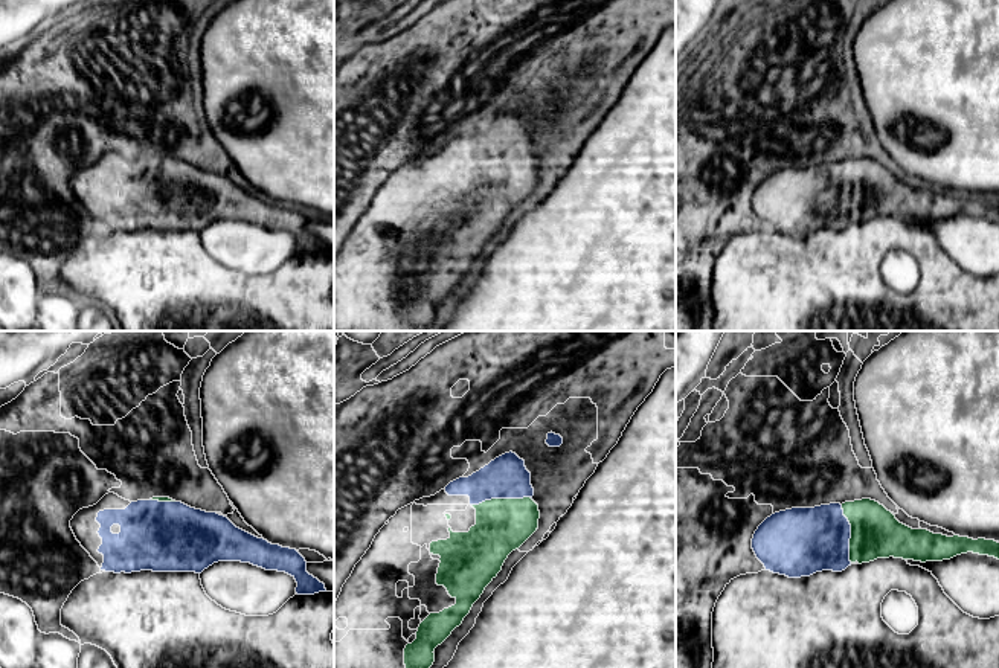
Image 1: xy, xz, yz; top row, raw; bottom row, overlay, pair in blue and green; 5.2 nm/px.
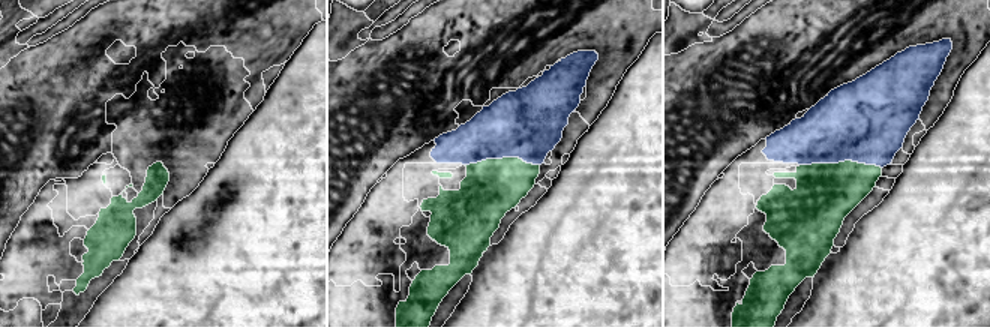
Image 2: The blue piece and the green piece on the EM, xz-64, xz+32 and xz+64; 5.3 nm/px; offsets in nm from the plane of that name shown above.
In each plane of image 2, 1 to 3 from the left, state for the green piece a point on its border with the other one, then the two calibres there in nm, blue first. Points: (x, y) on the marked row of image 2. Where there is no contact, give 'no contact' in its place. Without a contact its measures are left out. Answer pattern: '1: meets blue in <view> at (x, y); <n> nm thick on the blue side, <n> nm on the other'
1: no contact
2: meets blue in xz+32 at (501, 158); 380 nm thick on the blue side, 300 nm on the other
3: meets blue in xz+64 at (840, 161); 440 nm thick on the blue side, 320 nm on the other

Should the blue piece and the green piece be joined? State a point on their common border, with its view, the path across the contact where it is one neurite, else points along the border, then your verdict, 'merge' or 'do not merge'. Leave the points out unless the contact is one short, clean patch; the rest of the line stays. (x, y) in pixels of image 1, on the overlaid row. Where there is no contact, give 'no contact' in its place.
xz (501, 497) | merge

